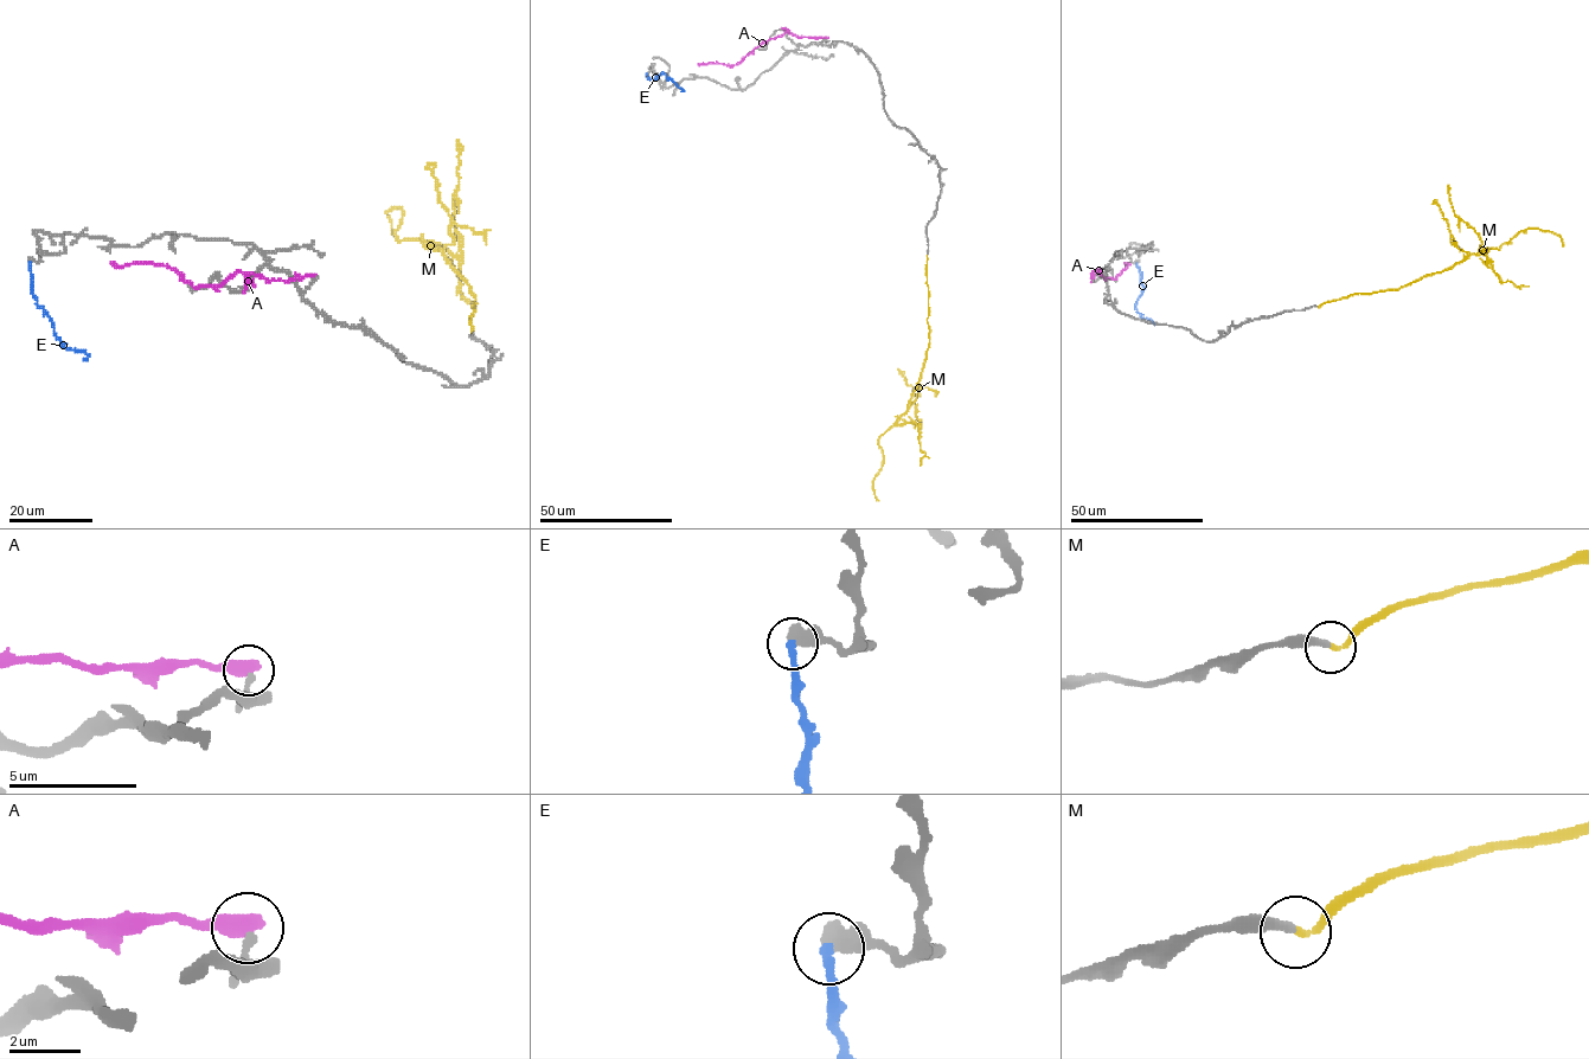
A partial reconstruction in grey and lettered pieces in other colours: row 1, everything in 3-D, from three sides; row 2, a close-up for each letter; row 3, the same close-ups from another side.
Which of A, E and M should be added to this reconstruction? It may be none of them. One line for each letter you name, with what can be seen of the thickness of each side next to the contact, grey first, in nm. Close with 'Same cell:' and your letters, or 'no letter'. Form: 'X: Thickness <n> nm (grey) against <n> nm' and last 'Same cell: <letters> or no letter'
M: Thickness 280 nm (grey) against 200 nm
Same cell: M

